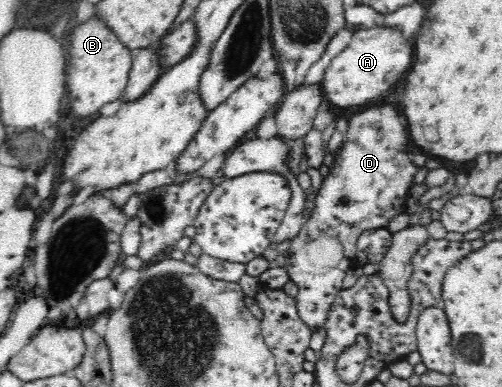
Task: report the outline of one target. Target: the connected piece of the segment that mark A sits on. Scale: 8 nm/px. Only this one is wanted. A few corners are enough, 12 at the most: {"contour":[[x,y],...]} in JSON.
{"contour":[[395,27],[358,28],[325,69],[325,99],[368,105],[412,67]]}

